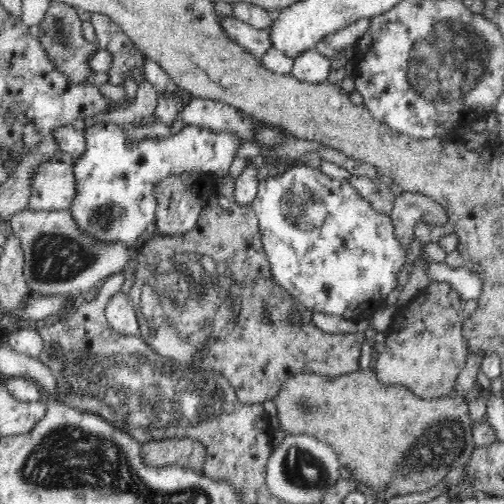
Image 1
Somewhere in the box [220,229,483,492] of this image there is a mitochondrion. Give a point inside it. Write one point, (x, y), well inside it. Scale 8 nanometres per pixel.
(439, 444)

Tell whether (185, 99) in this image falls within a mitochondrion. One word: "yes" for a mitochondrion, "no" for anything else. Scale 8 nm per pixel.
no

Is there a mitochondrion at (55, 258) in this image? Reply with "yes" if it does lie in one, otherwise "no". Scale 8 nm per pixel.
yes

